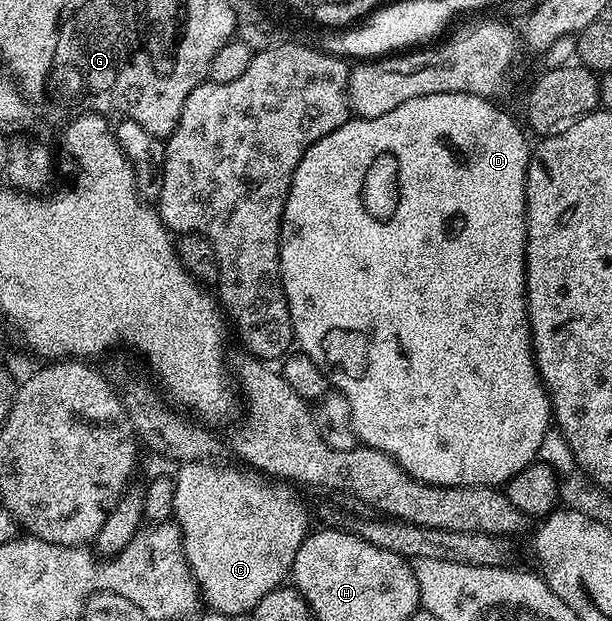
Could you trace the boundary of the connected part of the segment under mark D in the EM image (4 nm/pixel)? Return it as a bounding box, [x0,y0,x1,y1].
[281,93,551,488]

